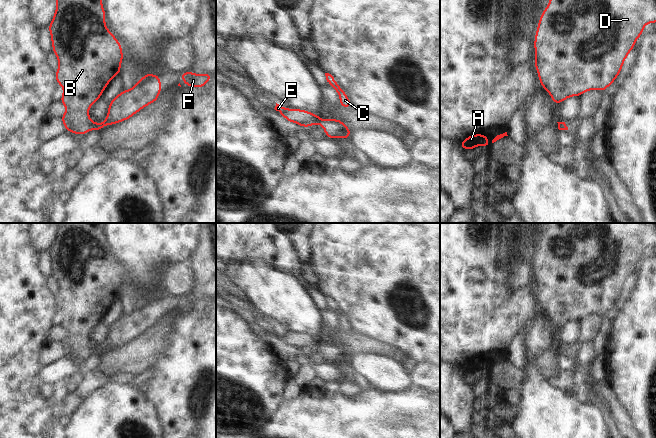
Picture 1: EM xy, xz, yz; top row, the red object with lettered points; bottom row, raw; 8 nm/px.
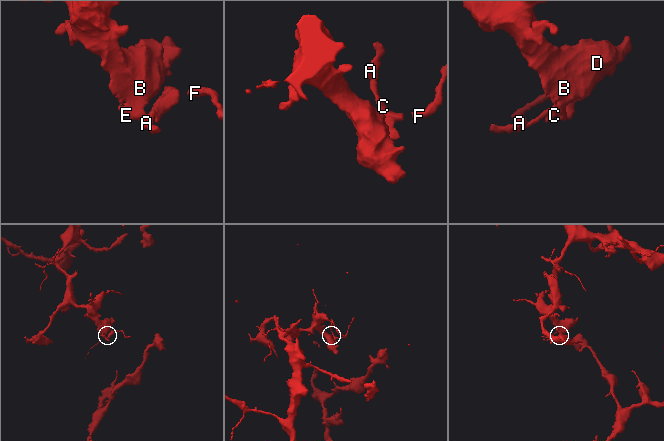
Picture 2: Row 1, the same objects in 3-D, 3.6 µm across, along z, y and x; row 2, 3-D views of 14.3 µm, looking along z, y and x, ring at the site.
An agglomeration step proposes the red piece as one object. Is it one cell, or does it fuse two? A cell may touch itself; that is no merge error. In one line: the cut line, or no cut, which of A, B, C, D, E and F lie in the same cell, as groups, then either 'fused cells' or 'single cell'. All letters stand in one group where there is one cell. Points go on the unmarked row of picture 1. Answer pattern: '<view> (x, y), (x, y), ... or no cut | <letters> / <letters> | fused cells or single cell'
xy (93, 346), (91, 353) | A C F / B D E | fused cells

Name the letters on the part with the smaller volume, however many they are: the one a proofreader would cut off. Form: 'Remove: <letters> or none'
Remove: A, C, F.

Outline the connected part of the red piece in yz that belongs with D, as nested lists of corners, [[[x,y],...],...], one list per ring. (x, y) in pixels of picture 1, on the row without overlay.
[[[550,223],[540,239],[533,270],[540,309],[552,321],[553,328],[593,313],[603,317],[619,300],[624,285],[649,247],[656,247],[656,223]]]

